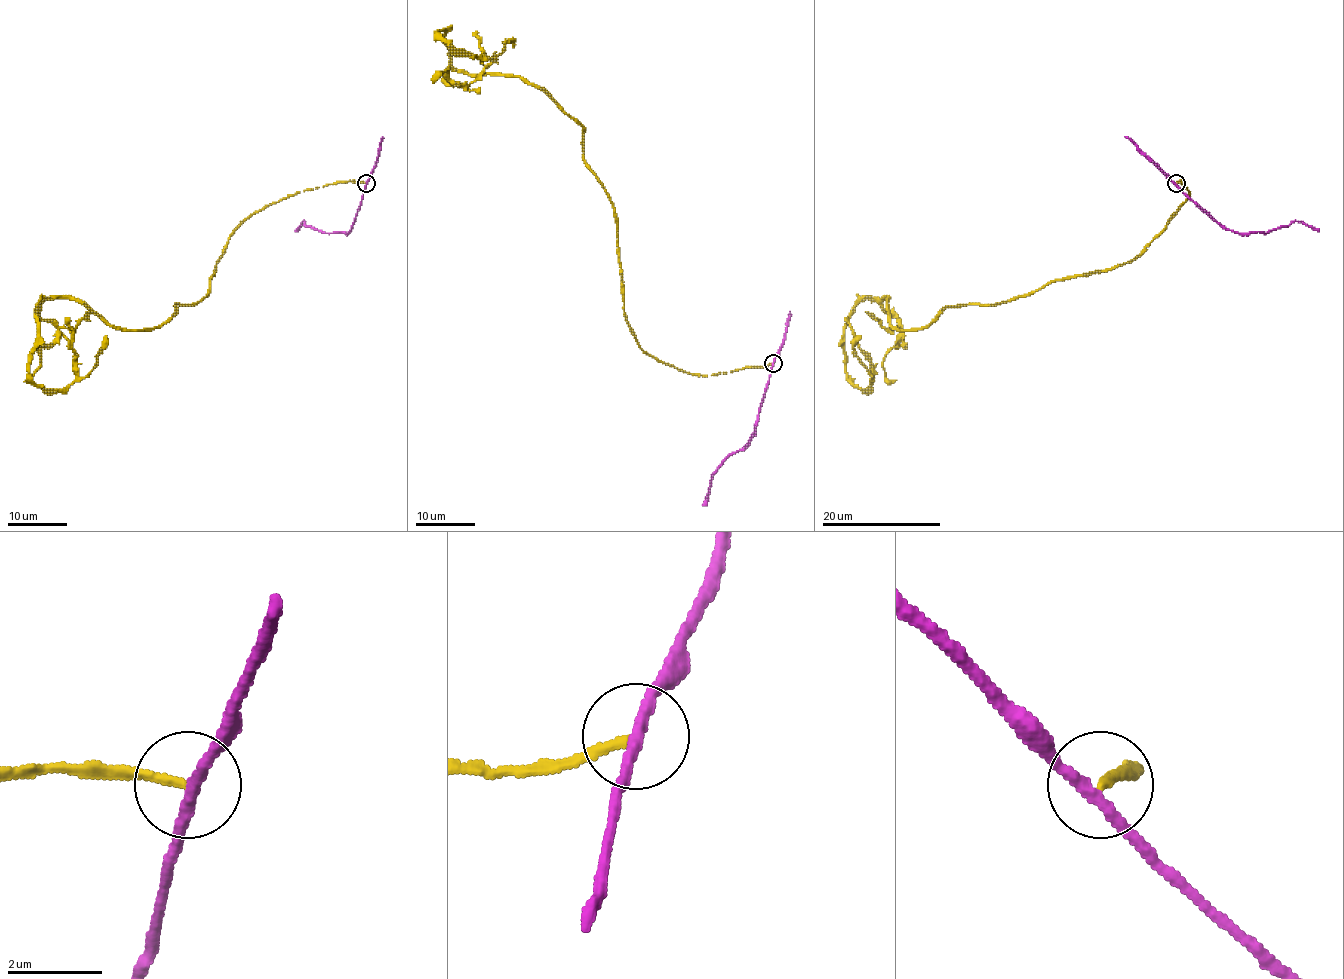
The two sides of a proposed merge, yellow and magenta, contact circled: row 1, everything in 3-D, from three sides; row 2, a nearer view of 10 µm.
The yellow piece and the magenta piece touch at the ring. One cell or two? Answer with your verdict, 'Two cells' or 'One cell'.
Two cells

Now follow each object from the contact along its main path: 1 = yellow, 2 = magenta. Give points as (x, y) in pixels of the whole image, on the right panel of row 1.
1: (1177, 182), (1188, 194), (1126, 263), (921, 328), (864, 298), (844, 359), (865, 389), (846, 317)
2: (1175, 182), (1218, 222), (1239, 233), (1268, 233), (1295, 221), (1319, 231)

